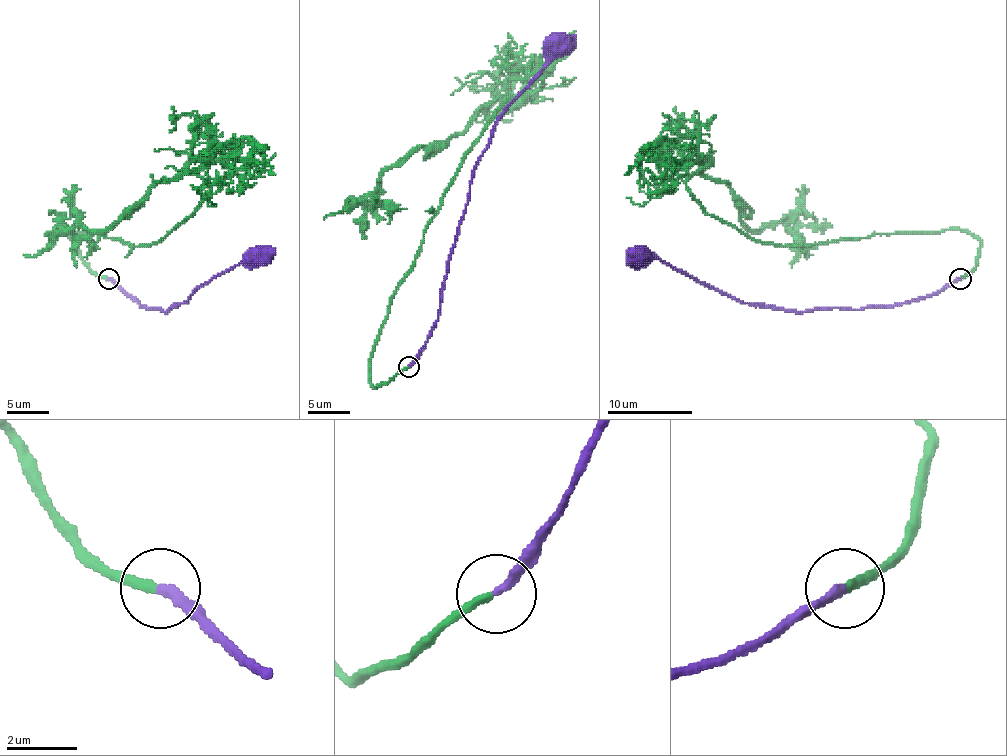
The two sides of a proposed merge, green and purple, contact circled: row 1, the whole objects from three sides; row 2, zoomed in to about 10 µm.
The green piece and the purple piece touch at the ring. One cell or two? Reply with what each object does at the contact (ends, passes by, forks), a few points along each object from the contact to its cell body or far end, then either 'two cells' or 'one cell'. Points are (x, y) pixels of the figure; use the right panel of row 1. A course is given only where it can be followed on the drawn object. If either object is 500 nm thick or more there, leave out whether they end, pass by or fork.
green ends | purple ends | green via (961, 278), (980, 242), (961, 229), (762, 244), (686, 185), (724, 180), (751, 229), (781, 223), (813, 254) | purple via (961, 278), (933, 295), (903, 303), (796, 312), (743, 303), (654, 257), (629, 252) | two cells

